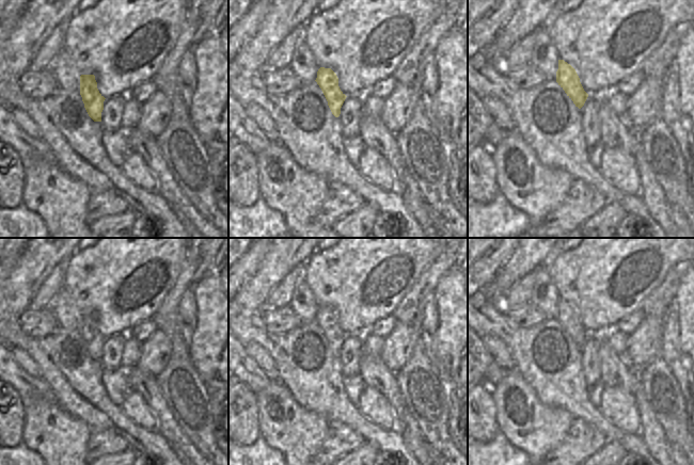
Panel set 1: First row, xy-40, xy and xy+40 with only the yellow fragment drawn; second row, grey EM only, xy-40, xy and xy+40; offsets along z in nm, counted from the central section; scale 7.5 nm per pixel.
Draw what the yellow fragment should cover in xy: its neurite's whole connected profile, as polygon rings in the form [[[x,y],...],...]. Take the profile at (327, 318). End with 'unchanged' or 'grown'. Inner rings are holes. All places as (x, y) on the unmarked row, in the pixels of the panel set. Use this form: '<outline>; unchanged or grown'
[[[320,306],[314,321],[301,324],[286,333],[271,333],[262,319],[261,311],[241,311],[228,320],[228,330],[234,337],[243,343],[252,341],[258,343],[273,359],[277,366],[277,380],[291,394],[296,402],[310,412],[322,416],[329,422],[342,422],[357,431],[366,444],[374,446],[379,452],[387,452],[391,456],[387,462],[395,461],[397,458],[403,465],[420,465],[413,454],[405,445],[400,431],[387,431],[368,418],[363,416],[358,405],[354,405],[348,398],[343,385],[343,372],[341,370],[341,347],[346,338],[346,334],[338,325],[338,317],[331,307]]]; grown

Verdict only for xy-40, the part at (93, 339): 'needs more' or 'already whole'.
needs more

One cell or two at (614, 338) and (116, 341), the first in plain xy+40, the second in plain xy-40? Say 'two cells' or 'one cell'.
two cells

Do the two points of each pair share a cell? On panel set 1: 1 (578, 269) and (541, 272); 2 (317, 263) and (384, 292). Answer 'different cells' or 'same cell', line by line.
1: different cells
2: same cell

